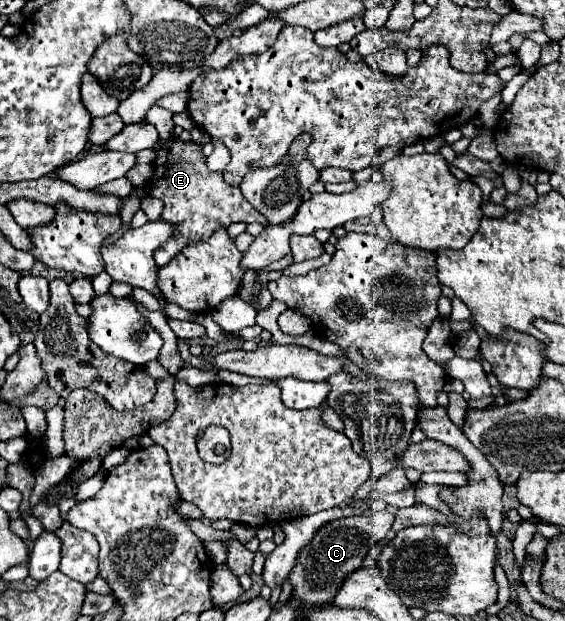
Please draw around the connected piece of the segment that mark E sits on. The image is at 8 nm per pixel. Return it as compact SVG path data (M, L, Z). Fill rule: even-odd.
M170 136L166 140L158 140L152 148L156 158L152 162L152 176L144 186L146 194L164 202L164 212L160 220L166 220L176 226L172 238L168 238L154 254L156 266L168 264L182 248L190 242L200 242L210 238L212 232L220 228L228 228L234 222L260 222L262 226L270 226L270 222L242 196L238 186L230 186L224 182L222 172L212 172L206 166L206 158L202 154L202 146L194 142L184 142L178 136Z

